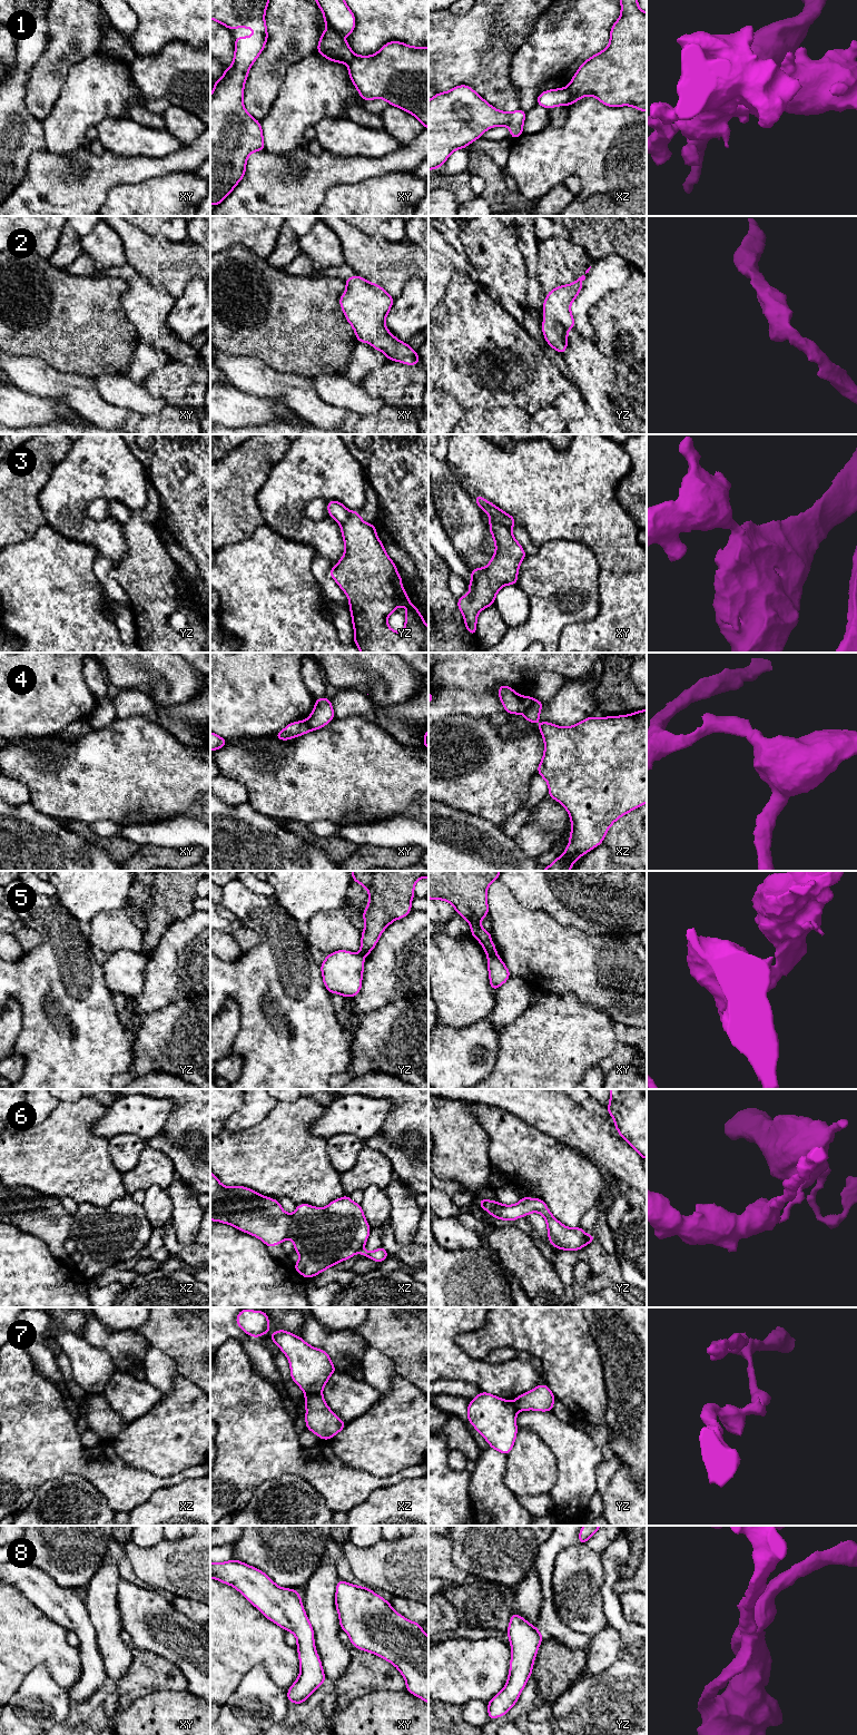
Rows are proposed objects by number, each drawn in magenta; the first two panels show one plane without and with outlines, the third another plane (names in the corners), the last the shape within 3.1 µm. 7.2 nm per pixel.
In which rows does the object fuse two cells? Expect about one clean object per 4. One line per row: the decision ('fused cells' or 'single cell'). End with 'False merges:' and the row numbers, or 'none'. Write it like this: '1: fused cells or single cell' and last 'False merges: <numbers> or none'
1: fused cells
2: single cell
3: fused cells
4: fused cells
5: fused cells
6: fused cells
7: fused cells
8: single cell
False merges: 1, 3, 4, 5, 6, 7

